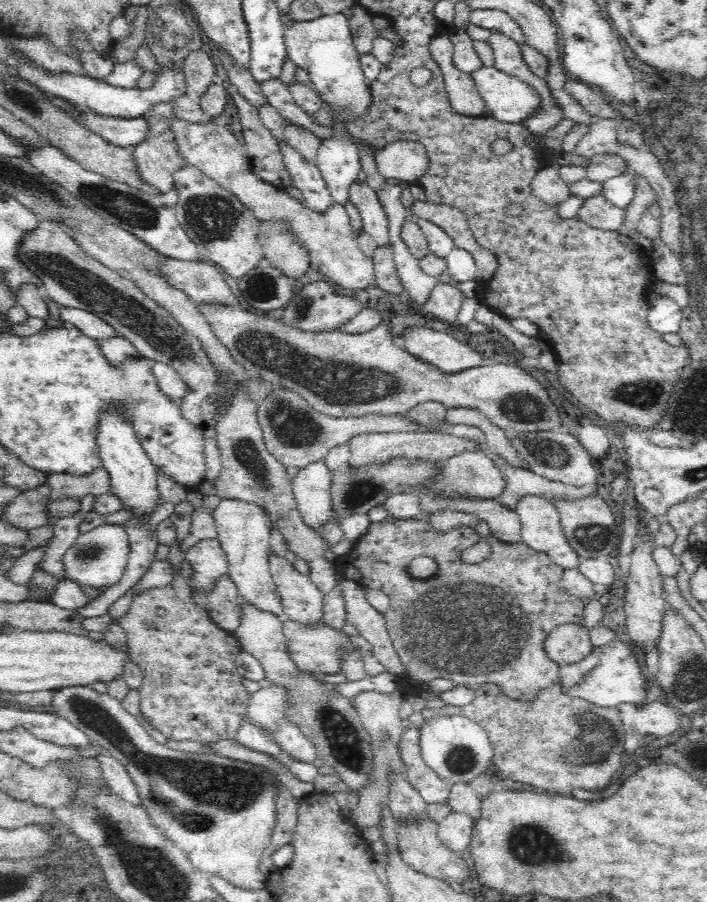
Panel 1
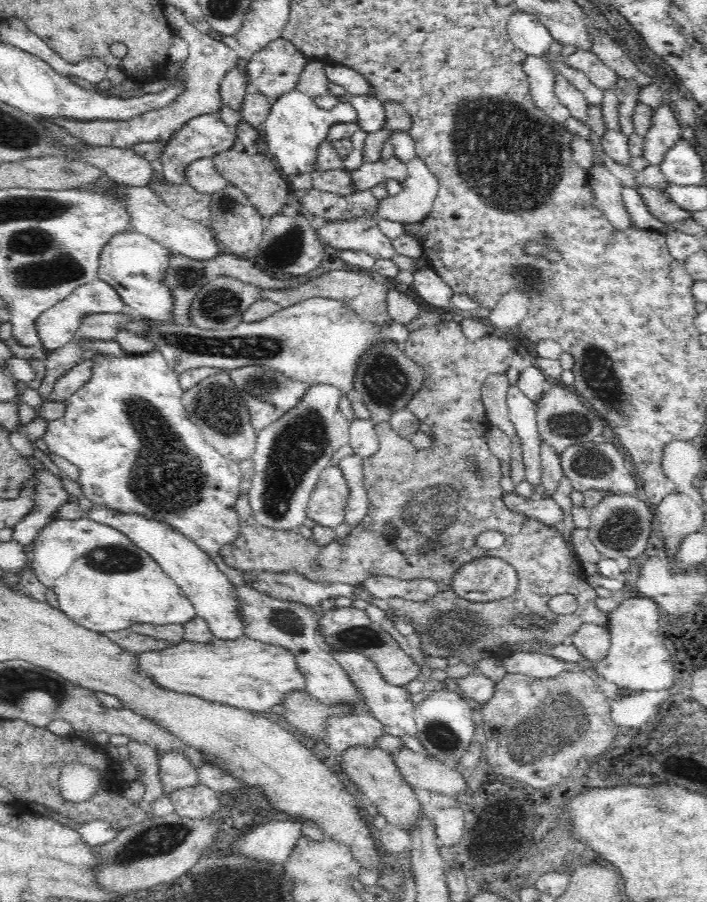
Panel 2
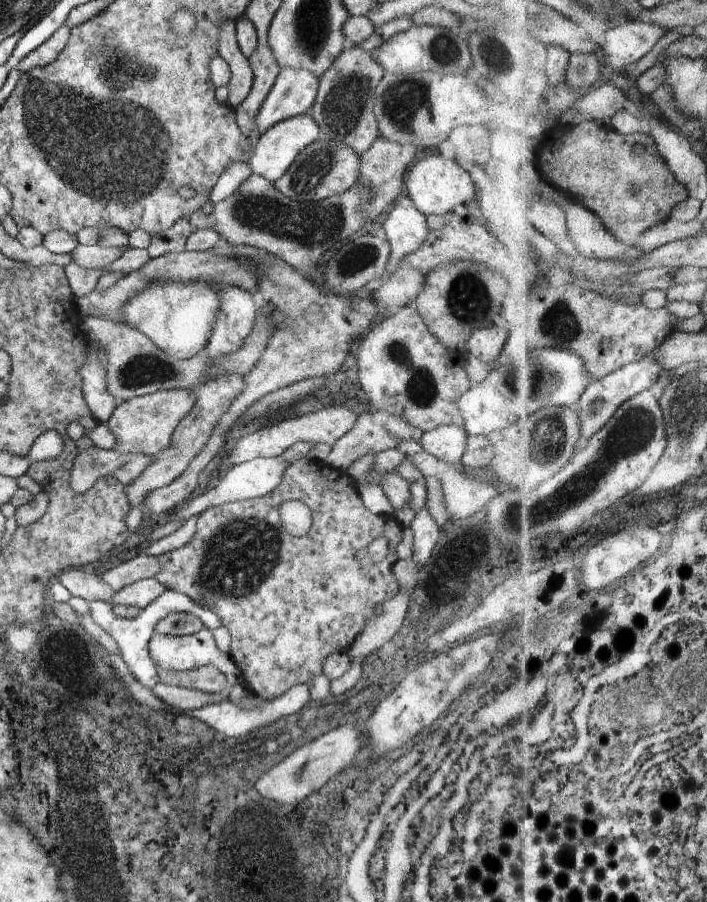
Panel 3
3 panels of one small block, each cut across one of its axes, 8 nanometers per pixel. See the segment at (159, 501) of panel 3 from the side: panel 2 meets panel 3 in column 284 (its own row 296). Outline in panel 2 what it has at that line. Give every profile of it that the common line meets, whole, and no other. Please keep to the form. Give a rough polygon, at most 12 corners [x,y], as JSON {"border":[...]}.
{"border":[[335,269],[296,287],[262,289],[283,308],[314,297],[345,302],[385,325],[389,288],[364,273]]}

